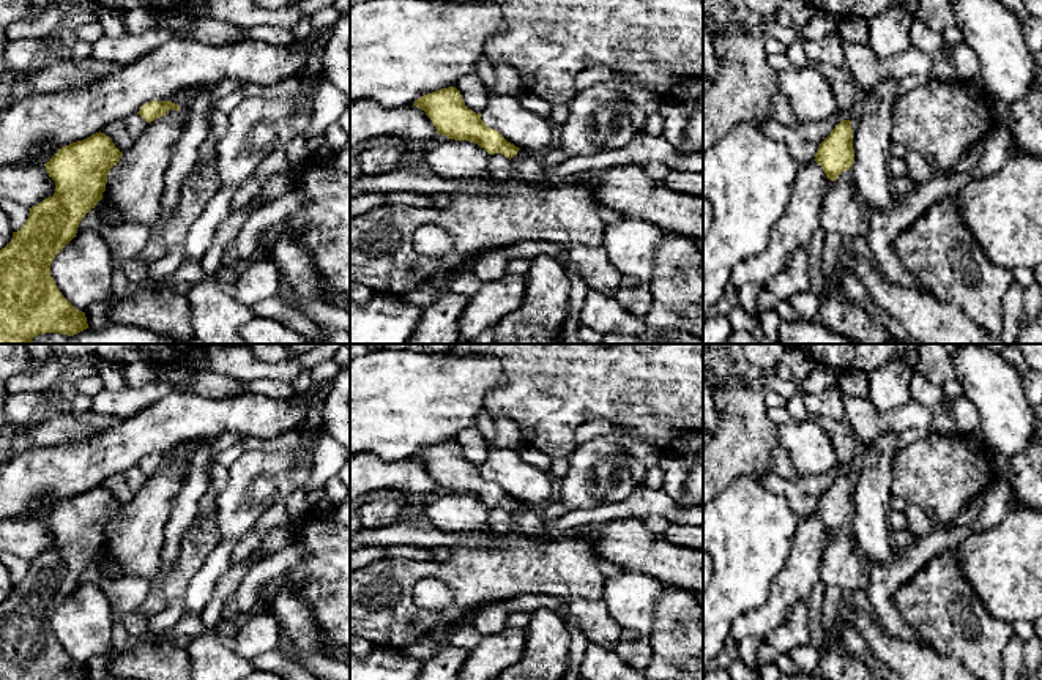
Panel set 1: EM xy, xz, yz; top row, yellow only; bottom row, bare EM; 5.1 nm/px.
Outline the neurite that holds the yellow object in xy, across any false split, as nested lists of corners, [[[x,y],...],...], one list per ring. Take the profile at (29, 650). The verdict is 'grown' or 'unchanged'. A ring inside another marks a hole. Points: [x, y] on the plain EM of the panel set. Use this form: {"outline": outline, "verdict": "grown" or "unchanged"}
{"outline": [[[104,486],[61,500],[44,519],[55,535],[55,546],[30,562],[28,573],[13,585],[11,595],[0,603],[0,680],[88,680],[85,666],[76,663],[57,642],[50,630],[55,609],[76,590],[84,570],[95,562],[106,544],[107,527],[123,506]]], "verdict": "unchanged"}

